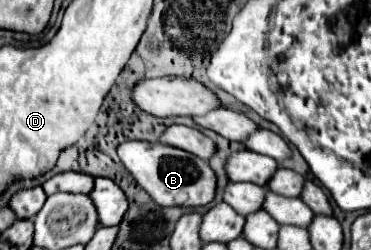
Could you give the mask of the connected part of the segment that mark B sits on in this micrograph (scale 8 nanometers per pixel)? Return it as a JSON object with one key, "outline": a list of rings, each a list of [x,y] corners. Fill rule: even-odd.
{"outline":[[[124,141],[118,147],[118,157],[124,167],[134,175],[138,185],[160,205],[182,205],[182,207],[200,207],[208,205],[216,195],[216,173],[208,161],[170,147],[166,143],[150,141]]]}

